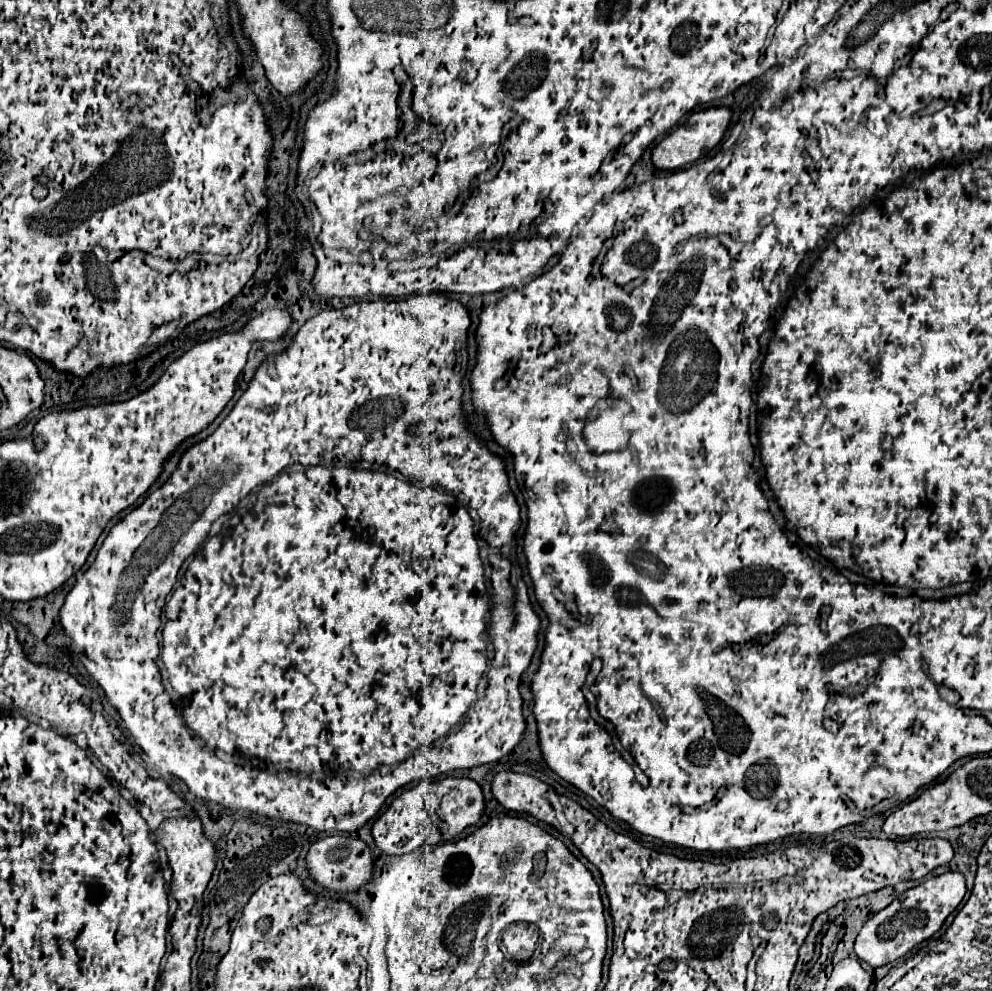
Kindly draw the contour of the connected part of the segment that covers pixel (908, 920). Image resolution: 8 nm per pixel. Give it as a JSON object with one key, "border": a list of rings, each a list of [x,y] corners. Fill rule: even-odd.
{"border":[[[942,873],[942,875],[930,877],[930,879],[922,881],[920,885],[904,891],[886,909],[876,913],[862,927],[862,931],[858,933],[856,945],[854,945],[856,955],[870,967],[882,967],[886,963],[892,963],[892,961],[904,957],[912,947],[916,947],[918,943],[922,943],[922,941],[930,939],[934,933],[938,933],[938,929],[944,925],[946,917],[964,899],[964,893],[966,893],[966,885],[964,885],[962,873]],[[892,929],[898,931],[898,933],[894,933],[894,937],[892,937],[892,933],[888,933]]]}

